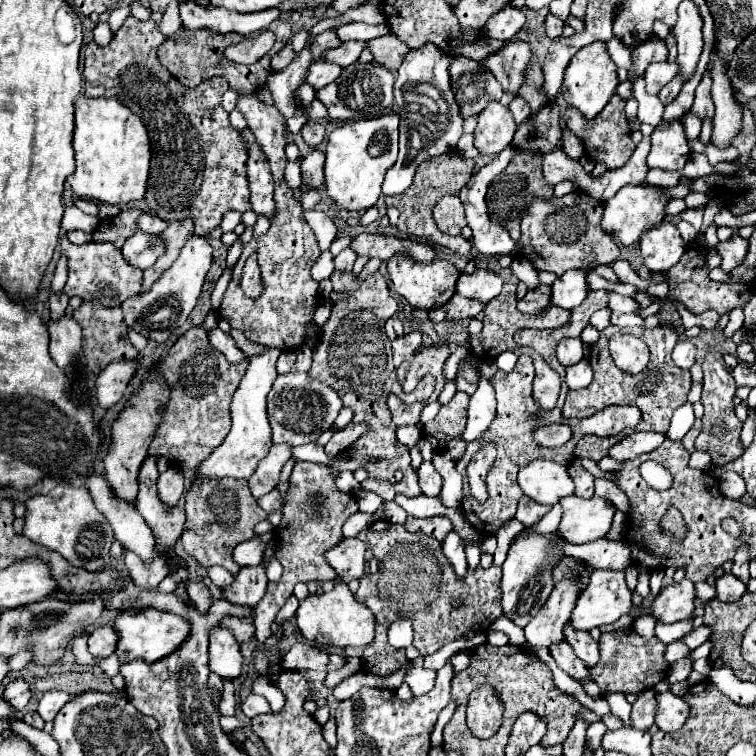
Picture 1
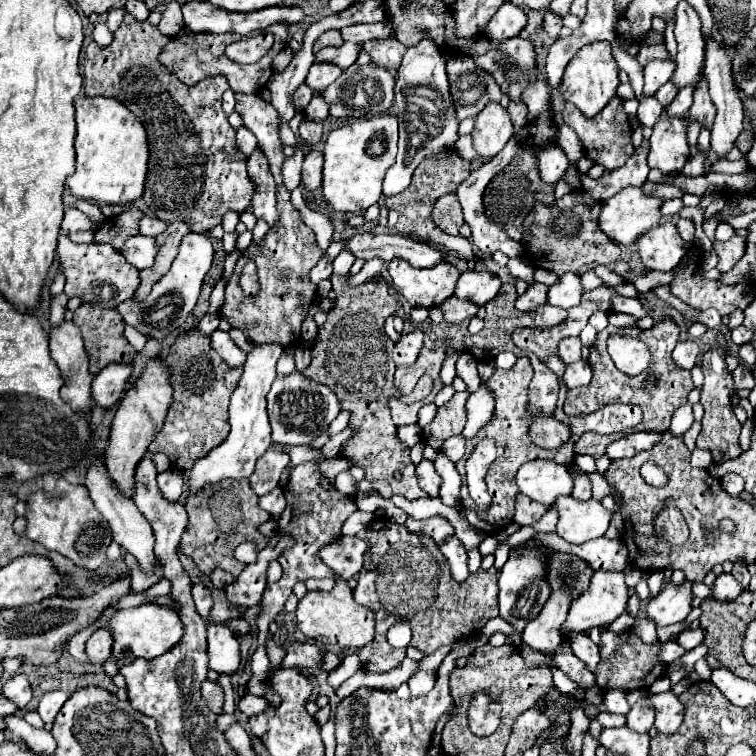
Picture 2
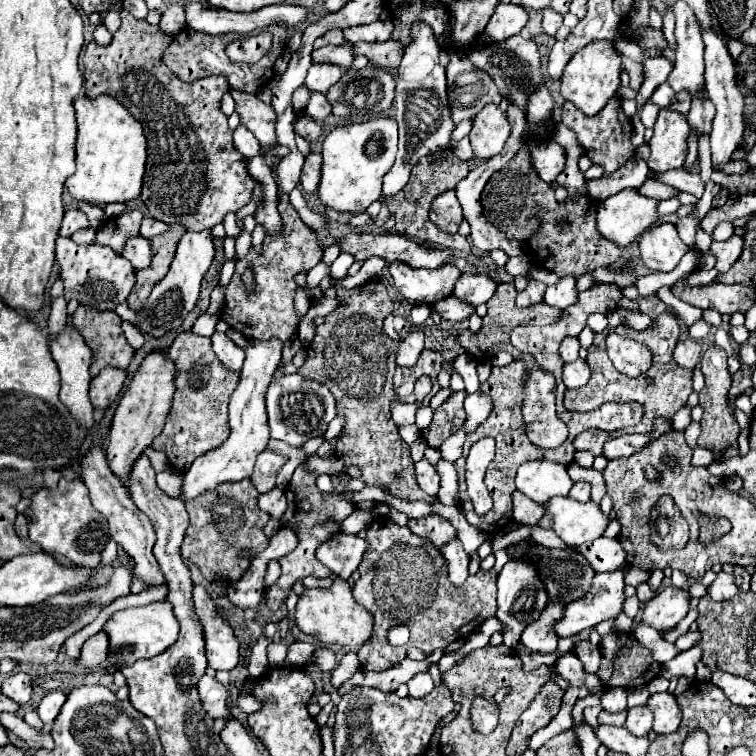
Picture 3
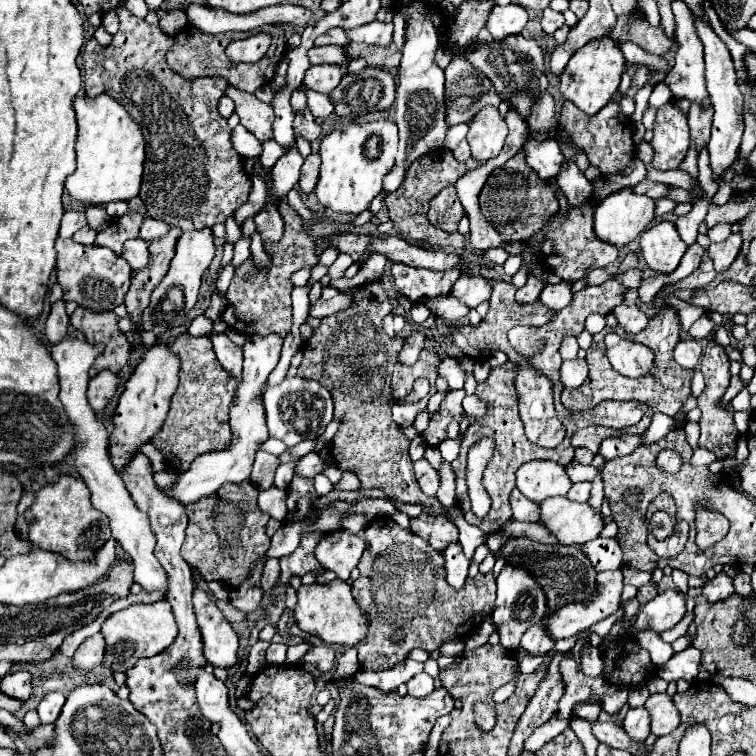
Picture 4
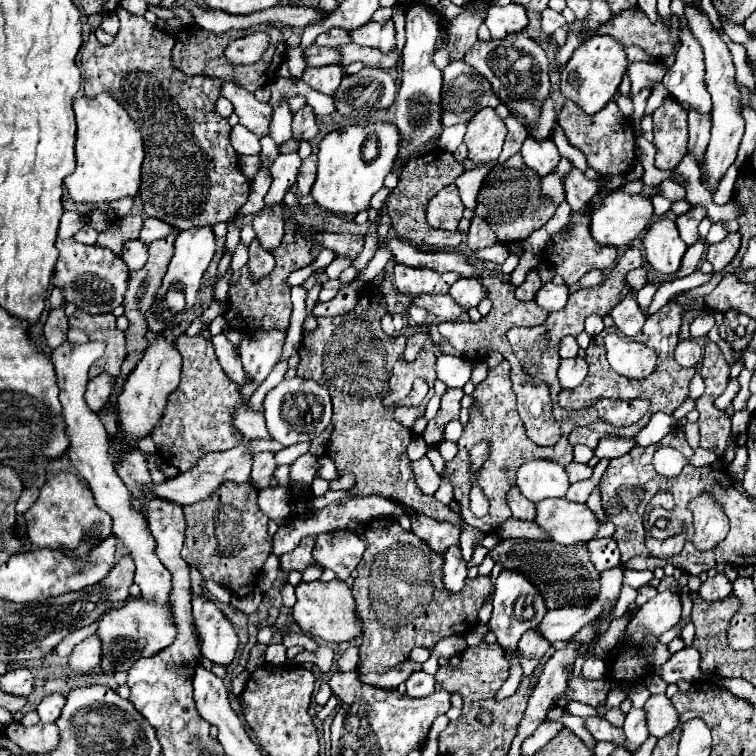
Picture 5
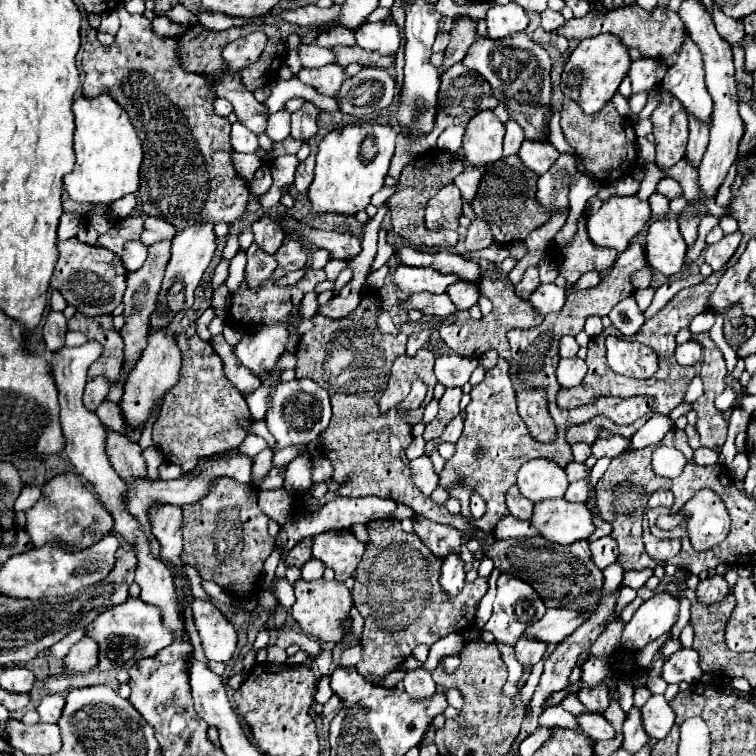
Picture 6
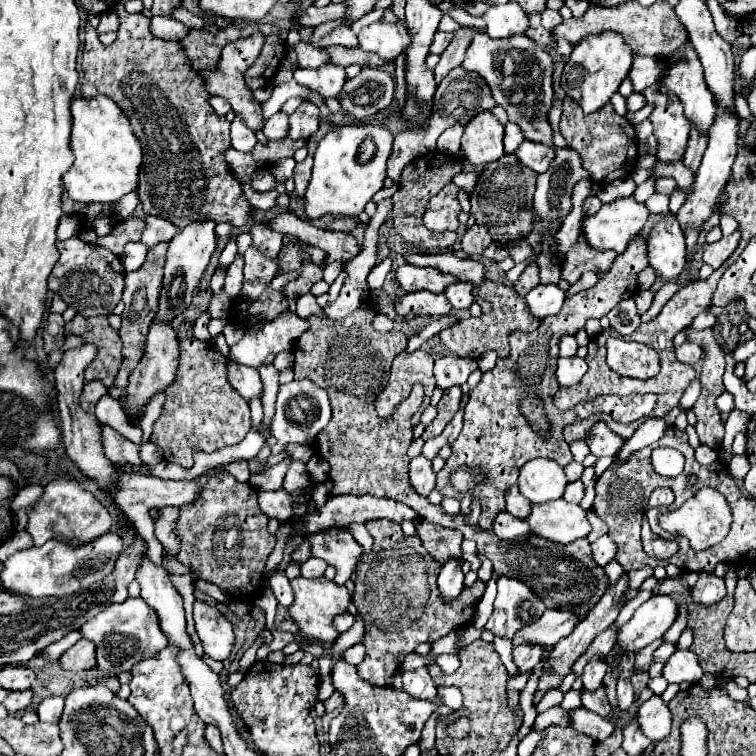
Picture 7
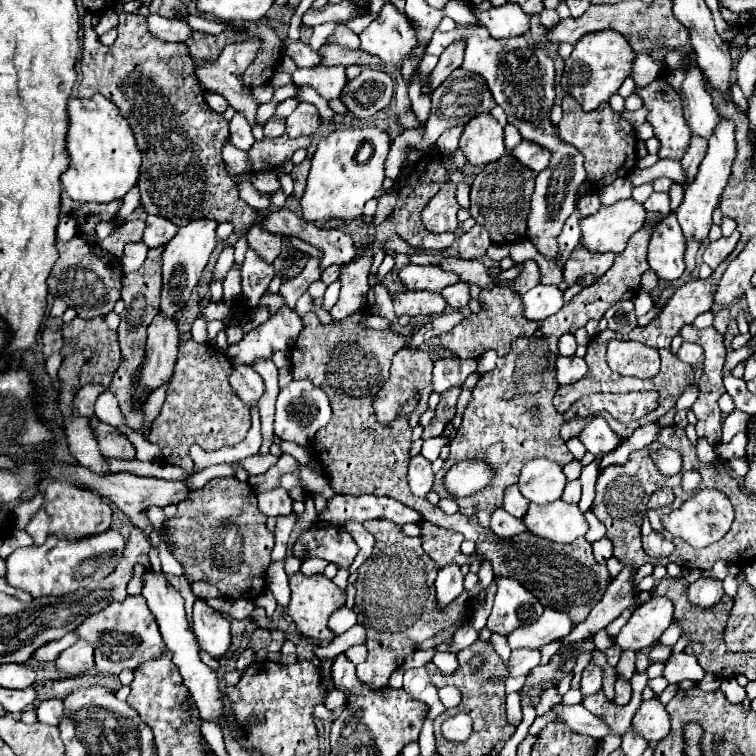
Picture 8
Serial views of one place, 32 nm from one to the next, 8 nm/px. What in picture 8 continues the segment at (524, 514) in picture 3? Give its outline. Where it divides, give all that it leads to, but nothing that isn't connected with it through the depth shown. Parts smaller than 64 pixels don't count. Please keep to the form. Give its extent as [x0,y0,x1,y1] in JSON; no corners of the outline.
[504,486,528,518]

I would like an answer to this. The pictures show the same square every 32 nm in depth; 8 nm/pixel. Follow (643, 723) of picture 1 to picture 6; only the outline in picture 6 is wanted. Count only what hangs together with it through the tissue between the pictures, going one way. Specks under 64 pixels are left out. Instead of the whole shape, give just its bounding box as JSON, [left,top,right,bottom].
[622,708,648,754]

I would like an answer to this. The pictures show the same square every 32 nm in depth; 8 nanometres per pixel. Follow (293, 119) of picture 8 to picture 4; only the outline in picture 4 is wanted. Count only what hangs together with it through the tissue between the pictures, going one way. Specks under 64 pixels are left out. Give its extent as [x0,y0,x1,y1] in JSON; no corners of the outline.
[294,108,320,142]

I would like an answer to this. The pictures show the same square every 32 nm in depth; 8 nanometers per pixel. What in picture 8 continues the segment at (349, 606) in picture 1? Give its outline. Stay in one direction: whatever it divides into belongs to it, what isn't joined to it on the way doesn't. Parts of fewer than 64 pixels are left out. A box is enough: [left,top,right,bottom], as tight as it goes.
[286,572,346,642]

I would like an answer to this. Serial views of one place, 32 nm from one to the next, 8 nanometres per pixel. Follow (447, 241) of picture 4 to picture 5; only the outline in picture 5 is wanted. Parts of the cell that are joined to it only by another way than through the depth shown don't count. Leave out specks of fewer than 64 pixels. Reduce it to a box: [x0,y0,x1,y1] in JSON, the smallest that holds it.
[386,148,464,250]

